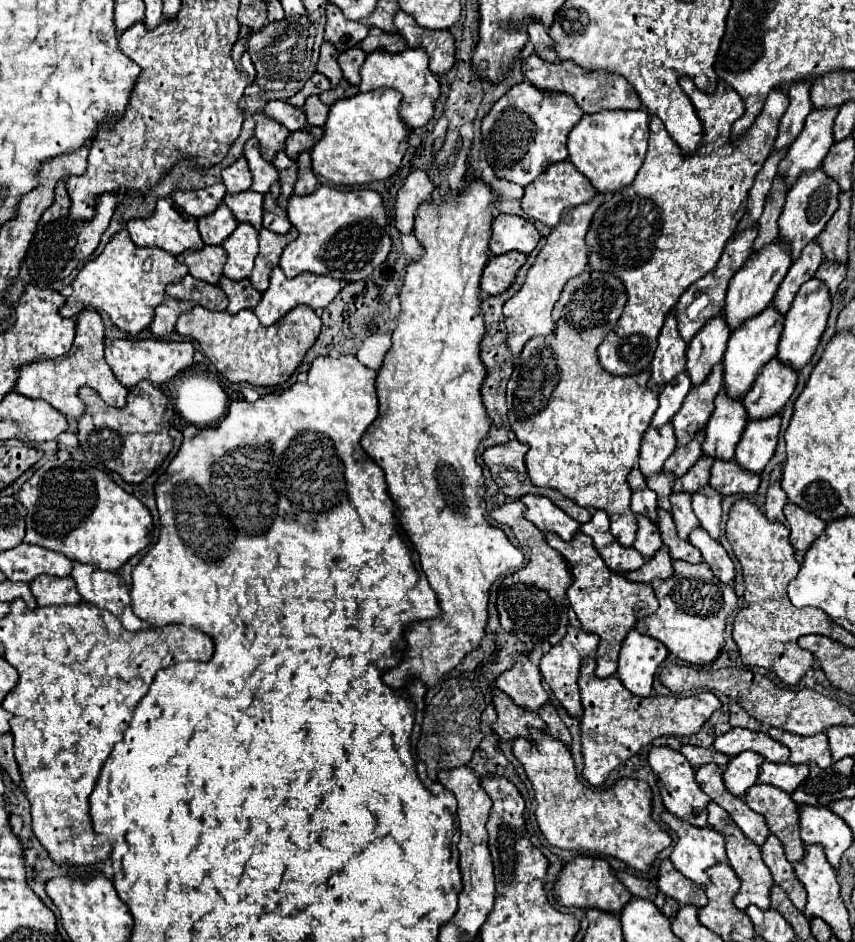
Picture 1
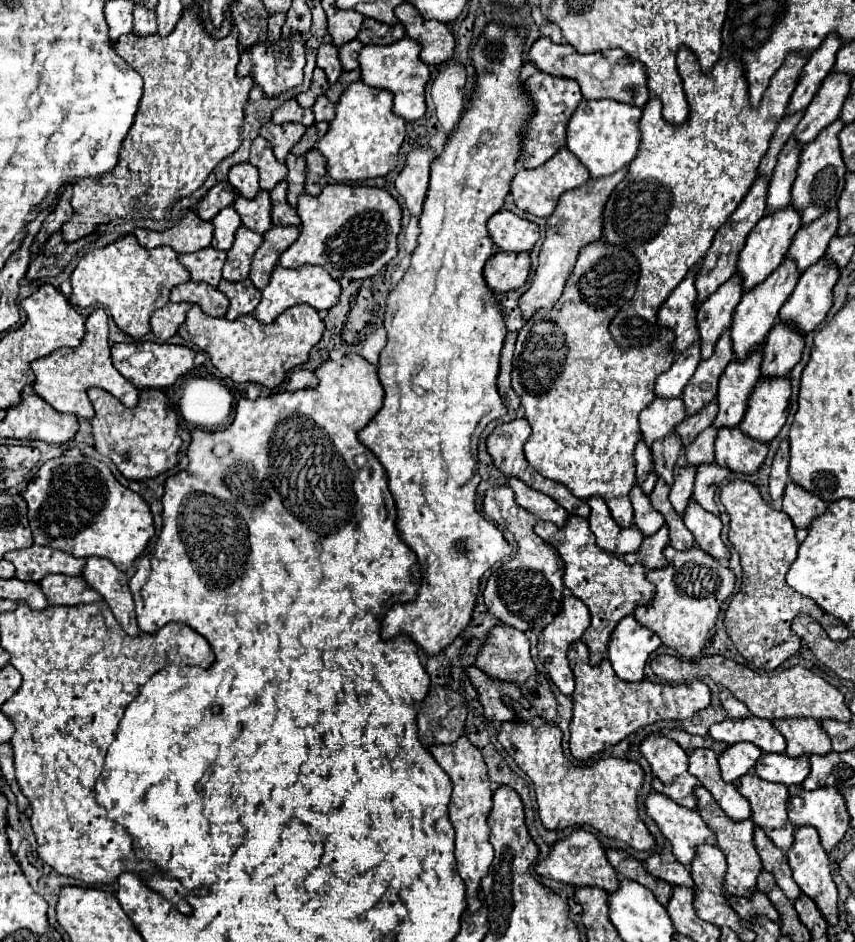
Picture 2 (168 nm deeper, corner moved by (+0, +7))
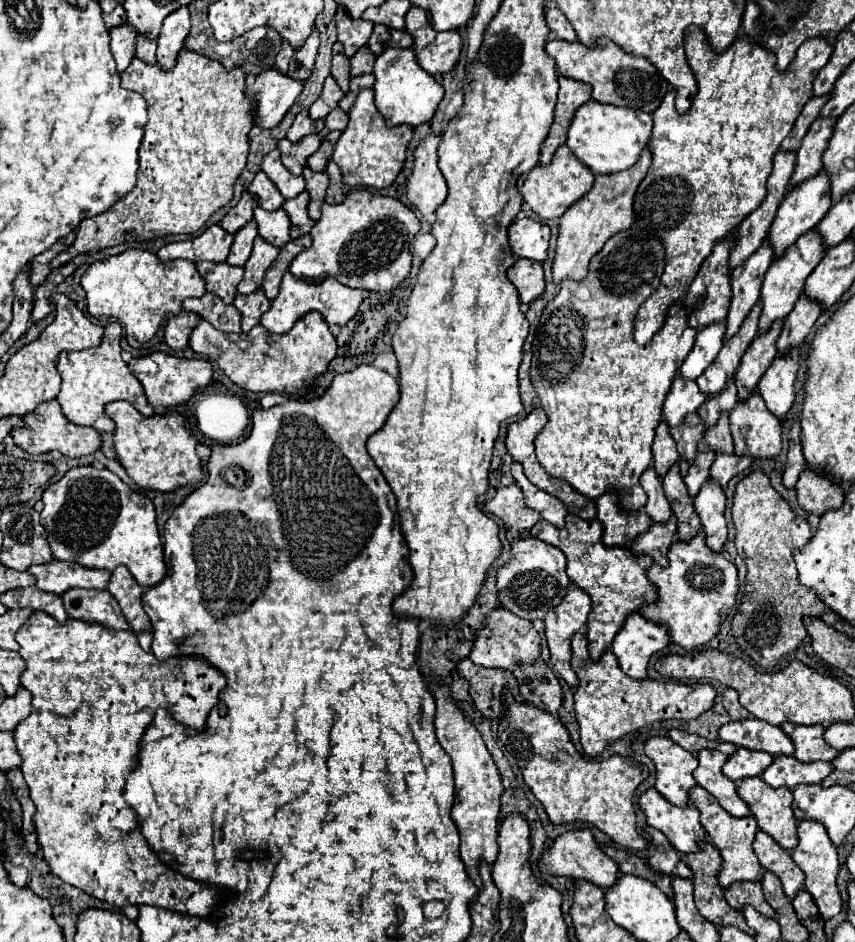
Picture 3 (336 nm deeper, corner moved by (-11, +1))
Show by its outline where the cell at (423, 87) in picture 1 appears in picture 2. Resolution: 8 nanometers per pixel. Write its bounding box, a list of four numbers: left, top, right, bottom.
[359,37,431,121]

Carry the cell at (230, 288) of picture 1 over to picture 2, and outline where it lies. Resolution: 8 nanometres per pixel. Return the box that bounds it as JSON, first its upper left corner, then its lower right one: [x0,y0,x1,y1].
[219,279,261,319]

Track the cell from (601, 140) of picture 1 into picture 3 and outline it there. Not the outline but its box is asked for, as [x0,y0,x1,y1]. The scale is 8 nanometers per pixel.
[566,101,652,175]

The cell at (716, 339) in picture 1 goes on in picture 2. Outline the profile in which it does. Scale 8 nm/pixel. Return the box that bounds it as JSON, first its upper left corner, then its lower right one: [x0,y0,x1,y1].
[697,275,741,359]

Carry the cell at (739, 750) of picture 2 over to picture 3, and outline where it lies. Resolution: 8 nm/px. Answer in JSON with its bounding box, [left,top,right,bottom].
[722,747,774,781]

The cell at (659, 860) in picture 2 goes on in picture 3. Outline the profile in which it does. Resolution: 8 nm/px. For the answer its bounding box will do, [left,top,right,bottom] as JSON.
[646,829,692,879]

